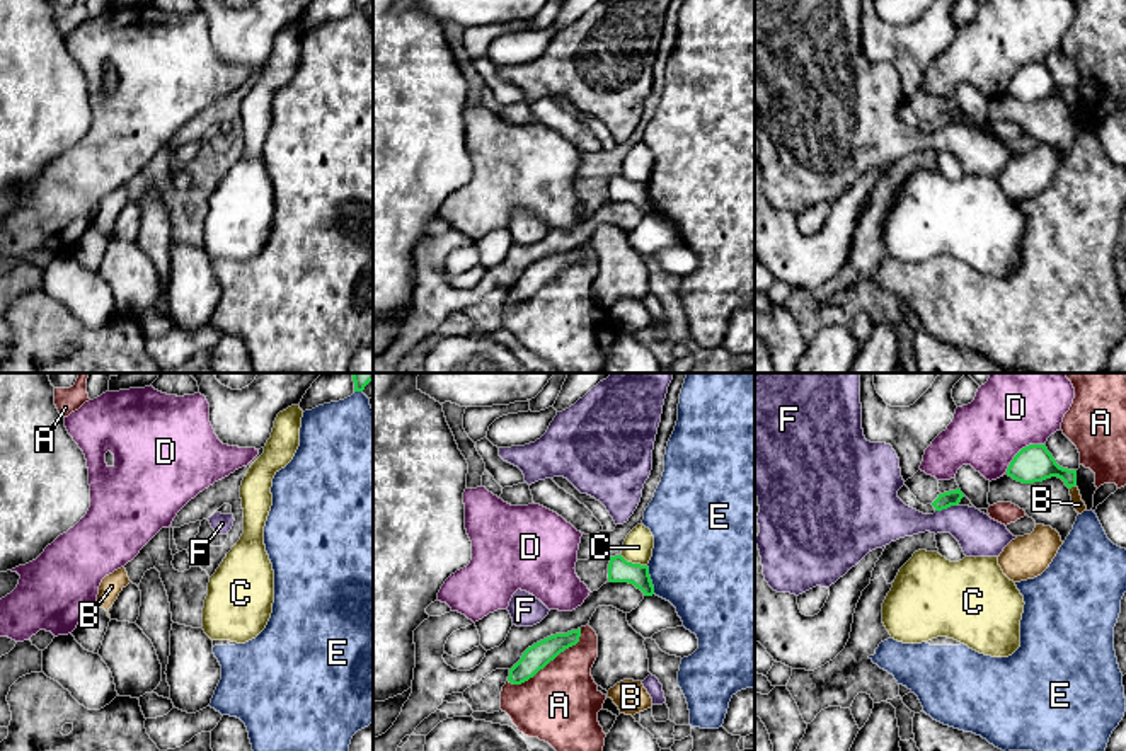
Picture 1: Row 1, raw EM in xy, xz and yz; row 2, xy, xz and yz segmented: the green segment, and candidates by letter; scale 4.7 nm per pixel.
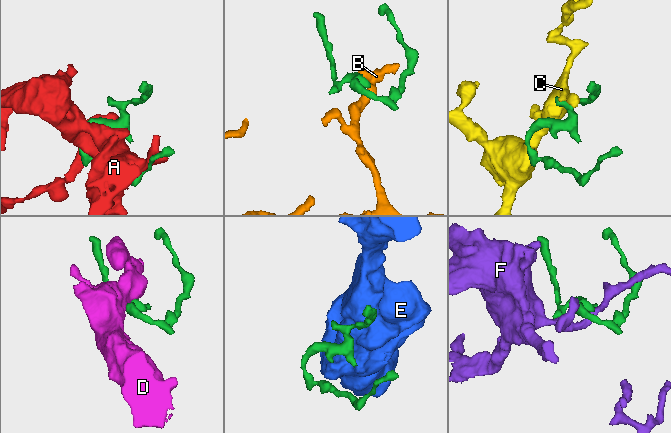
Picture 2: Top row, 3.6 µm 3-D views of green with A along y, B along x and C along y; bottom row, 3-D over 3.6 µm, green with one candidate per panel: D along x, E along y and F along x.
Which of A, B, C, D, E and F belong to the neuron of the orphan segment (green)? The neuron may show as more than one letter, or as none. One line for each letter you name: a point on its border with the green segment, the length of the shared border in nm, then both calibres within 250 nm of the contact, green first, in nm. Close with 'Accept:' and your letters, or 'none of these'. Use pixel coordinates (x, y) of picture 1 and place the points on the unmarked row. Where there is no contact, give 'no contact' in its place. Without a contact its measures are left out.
Accept: none of these

